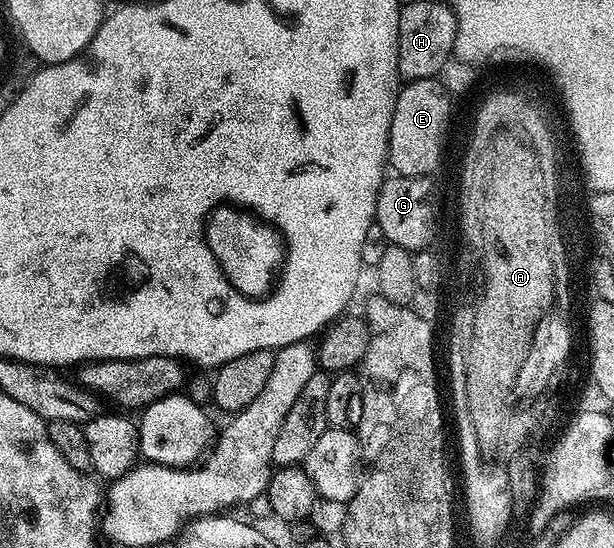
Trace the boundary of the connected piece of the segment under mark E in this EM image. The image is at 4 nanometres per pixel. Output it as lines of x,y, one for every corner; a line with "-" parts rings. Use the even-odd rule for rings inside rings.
438,79
413,80
404,83
395,97
393,122
389,130
387,159
390,167
400,176
431,176
439,164
439,151
443,148
443,139
447,136
447,123
451,120
452,97
444,91

